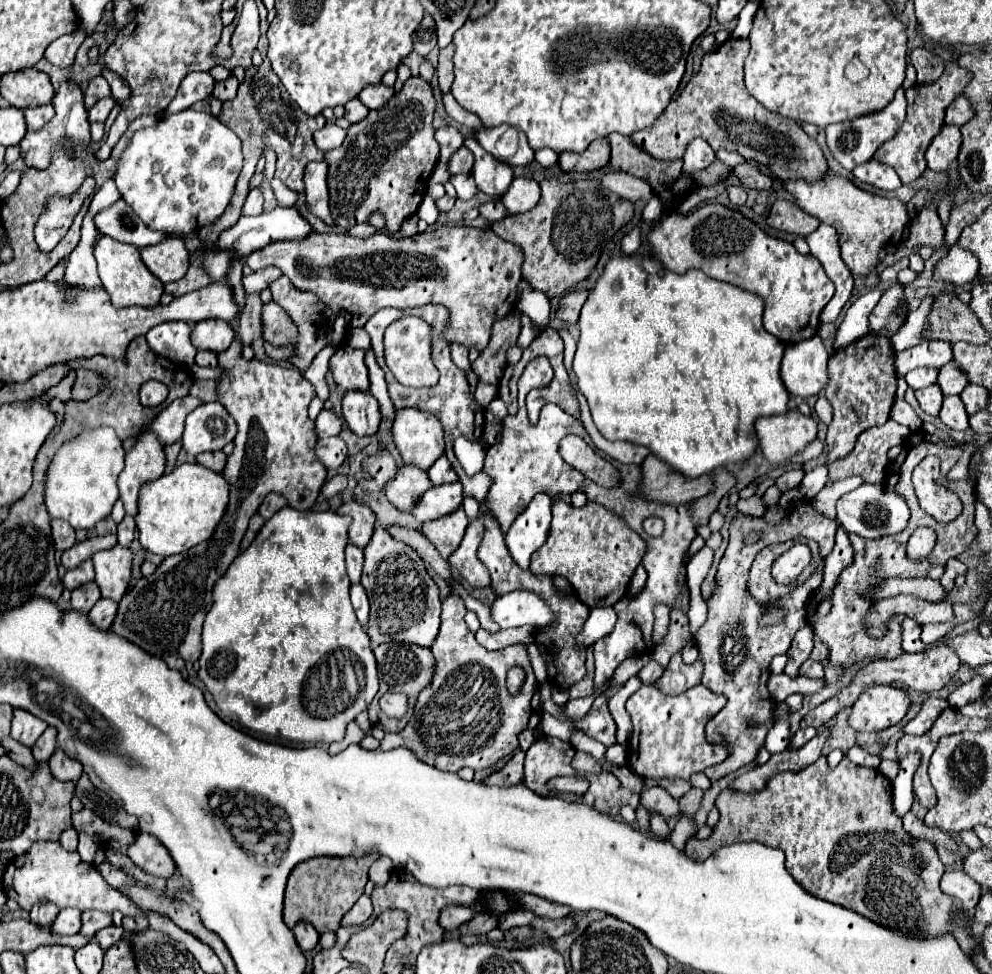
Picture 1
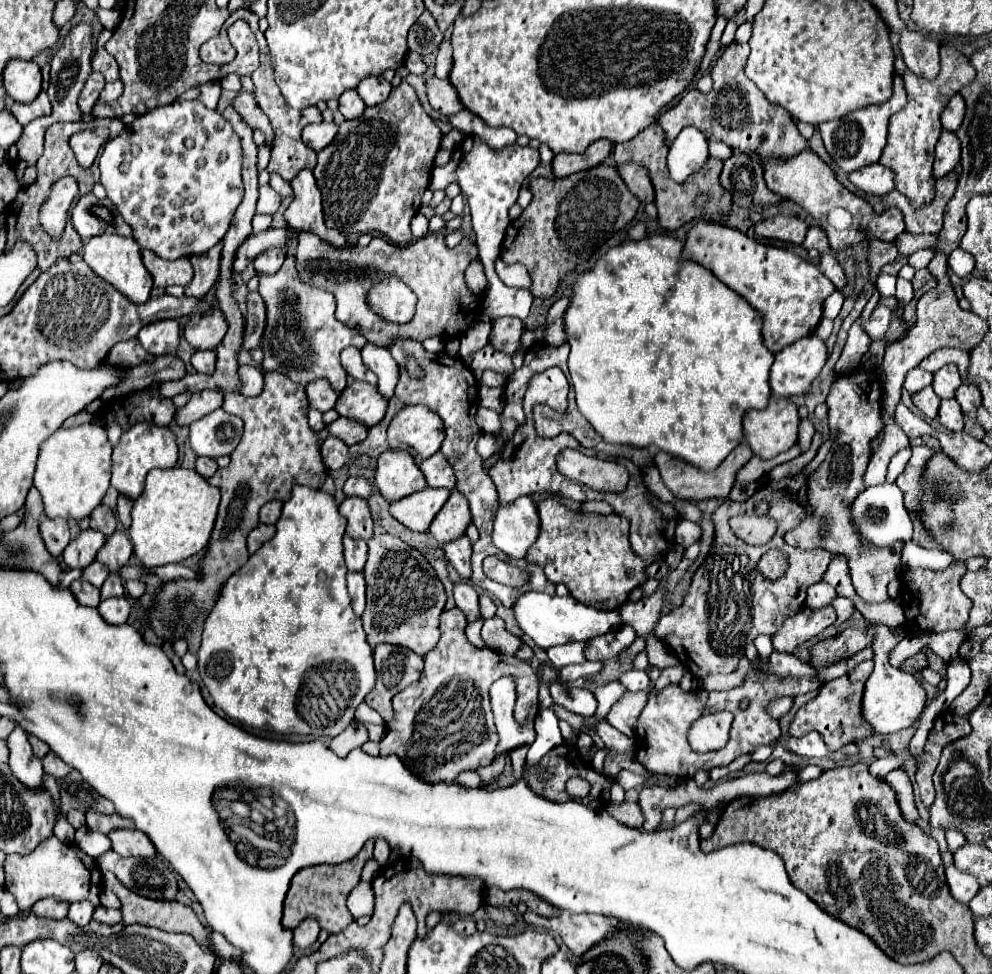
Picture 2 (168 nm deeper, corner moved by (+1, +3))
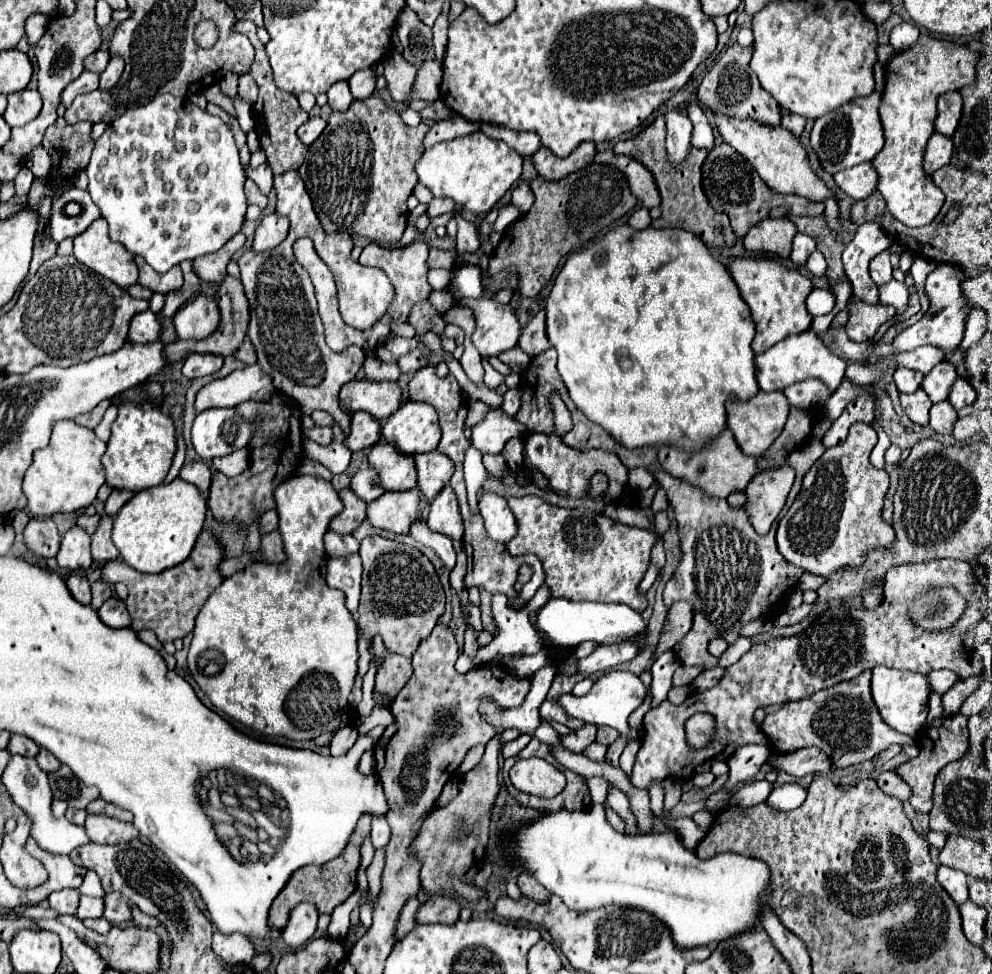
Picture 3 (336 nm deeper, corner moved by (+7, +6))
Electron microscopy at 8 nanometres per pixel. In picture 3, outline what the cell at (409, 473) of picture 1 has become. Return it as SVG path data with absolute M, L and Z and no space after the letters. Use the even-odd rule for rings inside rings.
M376 443L368 453L368 463L378 473L378 483L384 491L408 491L418 487L414 457L408 457L390 443Z

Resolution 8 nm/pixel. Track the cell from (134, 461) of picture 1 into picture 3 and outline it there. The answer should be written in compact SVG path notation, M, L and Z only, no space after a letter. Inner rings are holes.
M124 403L118 407L118 417L112 425L112 437L102 457L102 465L106 469L106 483L114 489L128 491L142 491L152 485L158 485L166 479L174 453L176 437L172 419L150 403Z

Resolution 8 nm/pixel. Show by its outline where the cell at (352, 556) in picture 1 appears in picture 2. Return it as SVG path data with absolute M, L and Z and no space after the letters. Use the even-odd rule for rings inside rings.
M344 536L344 558L348 570L362 570L366 564L366 542Z

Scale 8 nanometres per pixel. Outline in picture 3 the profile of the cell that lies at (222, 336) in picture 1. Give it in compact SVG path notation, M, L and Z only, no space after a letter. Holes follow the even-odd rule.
M198 295L178 309L174 315L178 339L208 339L220 323L220 309L216 299Z

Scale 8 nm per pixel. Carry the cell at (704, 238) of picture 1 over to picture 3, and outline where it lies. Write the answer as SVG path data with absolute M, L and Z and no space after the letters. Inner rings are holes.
M730 257L726 269L740 289L742 299L748 303L756 323L756 337L752 341L752 349L756 353L770 349L774 343L786 339L788 335L810 329L812 315L806 309L806 297L814 289L810 277L802 275L798 269L786 267L780 259L776 261L772 257Z

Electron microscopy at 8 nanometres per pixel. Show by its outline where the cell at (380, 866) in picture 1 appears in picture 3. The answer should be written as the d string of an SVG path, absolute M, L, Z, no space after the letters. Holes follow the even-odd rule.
M374 819L372 821L372 835L370 835L370 839L372 839L374 849L382 849L382 847L388 845L388 841L390 841L390 827L388 827L388 823L384 819Z

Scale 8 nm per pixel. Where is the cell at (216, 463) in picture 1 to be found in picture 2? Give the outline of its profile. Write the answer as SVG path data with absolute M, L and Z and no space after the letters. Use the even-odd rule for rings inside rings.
M198 458L196 460L196 472L202 476L202 478L210 478L210 476L214 476L214 472L218 470L218 464L216 464L216 460L212 460L212 458Z

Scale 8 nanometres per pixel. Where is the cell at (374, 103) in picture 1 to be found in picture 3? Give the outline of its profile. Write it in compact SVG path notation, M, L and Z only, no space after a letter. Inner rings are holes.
M364 69L364 71L358 71L356 75L352 75L348 79L350 83L350 91L354 95L354 99L368 99L374 91L376 91L376 73L374 69Z

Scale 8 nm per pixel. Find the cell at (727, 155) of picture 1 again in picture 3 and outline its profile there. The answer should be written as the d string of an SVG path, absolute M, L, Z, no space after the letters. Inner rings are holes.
M697 90L694 91L690 97L688 117L690 117L692 125L694 125L692 145L710 151L710 149L716 145L716 143L714 143L714 131L712 131L712 125L710 125L706 113L704 113L697 104Z

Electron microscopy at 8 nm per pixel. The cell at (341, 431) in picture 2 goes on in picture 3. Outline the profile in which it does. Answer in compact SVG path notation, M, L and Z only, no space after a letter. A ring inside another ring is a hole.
M354 413L350 419L350 431L344 435L342 443L350 451L360 451L378 441L380 423L368 413Z

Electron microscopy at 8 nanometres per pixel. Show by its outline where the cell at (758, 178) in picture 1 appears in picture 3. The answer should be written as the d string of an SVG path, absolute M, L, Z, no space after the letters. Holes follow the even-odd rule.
M728 143L716 145L708 159L706 167L702 167L702 183L704 183L704 193L708 195L712 207L716 211L724 211L730 217L732 229L736 235L744 235L752 225L768 217L768 211L772 207L784 207L792 215L822 215L824 213L824 203L814 203L810 199L798 197L798 195L778 195L774 193L754 171L754 167Z

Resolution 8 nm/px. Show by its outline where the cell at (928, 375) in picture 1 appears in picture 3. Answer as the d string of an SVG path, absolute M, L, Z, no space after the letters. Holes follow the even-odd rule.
M896 369L894 371L894 383L898 387L900 393L912 393L920 387L924 375L920 371L912 371L912 369Z

